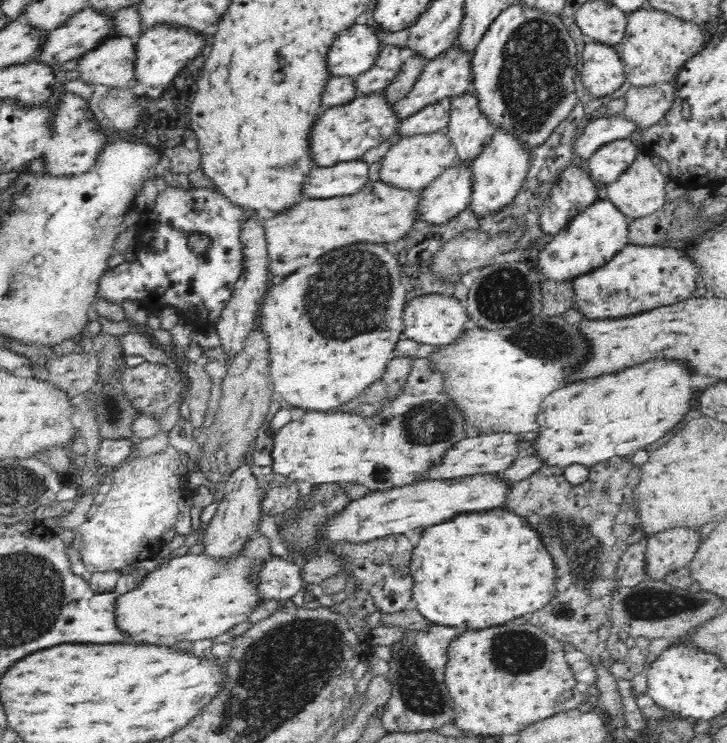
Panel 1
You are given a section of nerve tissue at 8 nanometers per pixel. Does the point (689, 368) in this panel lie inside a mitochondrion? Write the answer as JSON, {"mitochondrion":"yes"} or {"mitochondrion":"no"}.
{"mitochondrion":"no"}

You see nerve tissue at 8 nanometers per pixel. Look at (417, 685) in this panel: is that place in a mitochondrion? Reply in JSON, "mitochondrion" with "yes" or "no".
{"mitochondrion":"yes"}

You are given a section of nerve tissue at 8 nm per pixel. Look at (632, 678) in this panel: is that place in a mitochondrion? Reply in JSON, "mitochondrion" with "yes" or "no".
{"mitochondrion":"no"}

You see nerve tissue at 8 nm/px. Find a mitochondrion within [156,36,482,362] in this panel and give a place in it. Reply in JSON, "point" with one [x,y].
{"point":[351,288]}

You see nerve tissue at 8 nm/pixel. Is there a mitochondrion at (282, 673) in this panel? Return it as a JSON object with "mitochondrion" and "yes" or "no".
{"mitochondrion":"yes"}

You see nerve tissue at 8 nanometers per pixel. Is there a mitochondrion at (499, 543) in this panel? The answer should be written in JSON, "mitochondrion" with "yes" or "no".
{"mitochondrion":"no"}

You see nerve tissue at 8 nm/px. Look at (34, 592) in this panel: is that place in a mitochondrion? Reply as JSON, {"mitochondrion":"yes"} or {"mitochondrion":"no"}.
{"mitochondrion":"yes"}

